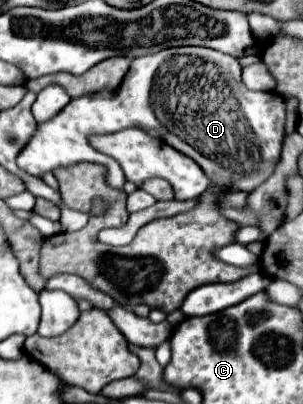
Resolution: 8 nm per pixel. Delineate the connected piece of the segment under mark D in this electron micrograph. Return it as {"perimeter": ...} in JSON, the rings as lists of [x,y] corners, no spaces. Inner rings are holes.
{"perimeter":[[[176,47],[154,55],[144,55],[132,61],[116,91],[100,91],[70,101],[54,119],[38,125],[30,143],[18,155],[18,167],[34,177],[42,177],[60,167],[70,167],[86,161],[86,137],[90,133],[116,133],[122,129],[142,129],[150,137],[158,137],[170,147],[194,159],[212,185],[232,191],[252,193],[274,173],[280,161],[282,141],[286,137],[286,103],[278,93],[250,91],[240,79],[240,63],[236,57],[206,49],[206,47]]]}

